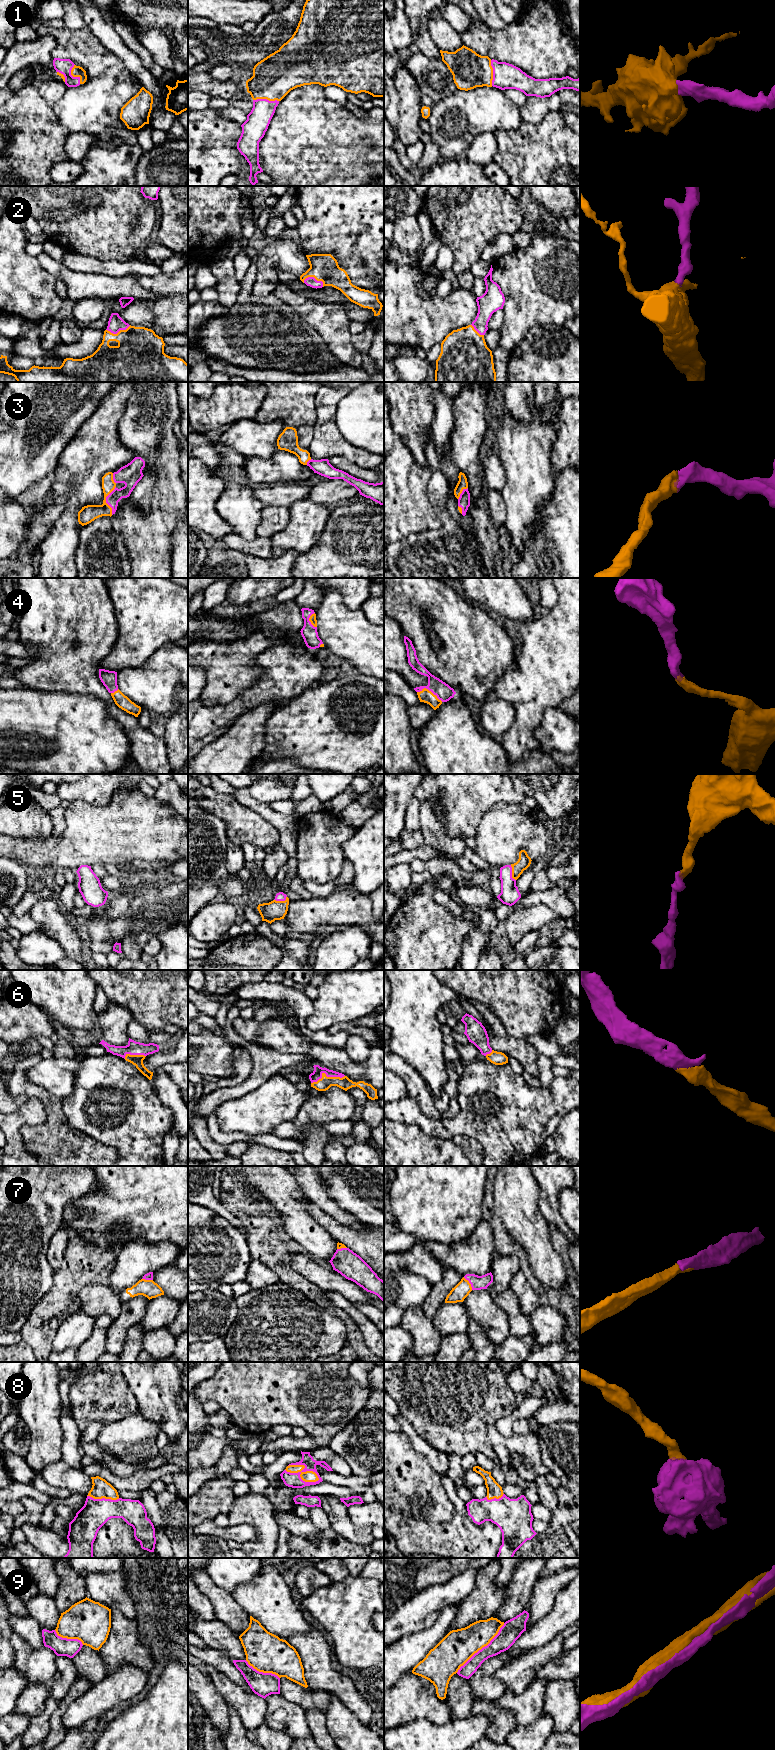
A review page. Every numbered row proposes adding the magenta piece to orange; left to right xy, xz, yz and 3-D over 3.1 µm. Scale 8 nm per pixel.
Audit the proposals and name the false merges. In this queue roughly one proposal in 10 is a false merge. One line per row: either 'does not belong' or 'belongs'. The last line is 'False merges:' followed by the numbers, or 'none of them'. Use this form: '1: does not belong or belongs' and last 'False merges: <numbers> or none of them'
1: belongs
2: belongs
3: belongs
4: belongs
5: belongs
6: belongs
7: belongs
8: belongs
9: does not belong
False merges: 9

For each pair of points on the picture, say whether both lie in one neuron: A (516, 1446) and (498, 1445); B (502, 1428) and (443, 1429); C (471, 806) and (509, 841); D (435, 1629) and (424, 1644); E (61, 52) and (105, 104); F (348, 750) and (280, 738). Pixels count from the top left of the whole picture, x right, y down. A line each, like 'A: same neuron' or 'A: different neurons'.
A: same neuron
B: different neurons
C: different neurons
D: same neuron
E: same neuron
F: same neuron

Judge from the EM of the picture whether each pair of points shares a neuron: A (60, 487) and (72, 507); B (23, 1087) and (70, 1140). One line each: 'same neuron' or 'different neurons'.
A: same neuron
B: same neuron

